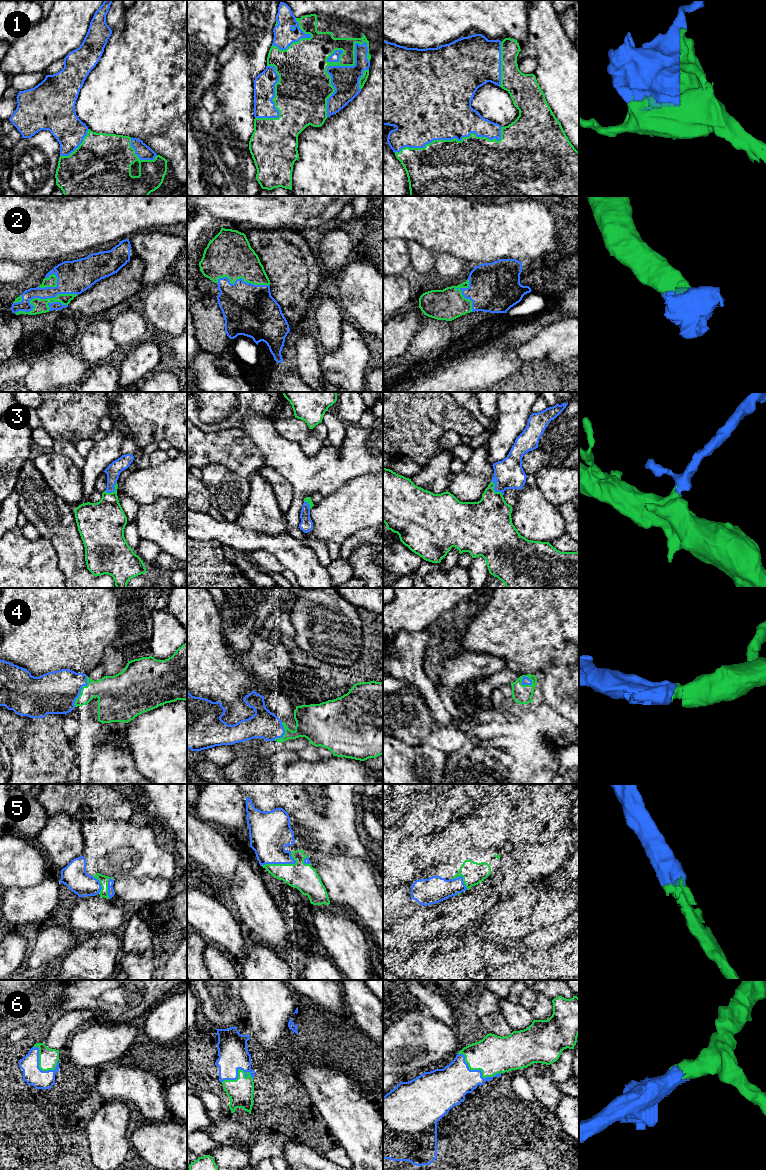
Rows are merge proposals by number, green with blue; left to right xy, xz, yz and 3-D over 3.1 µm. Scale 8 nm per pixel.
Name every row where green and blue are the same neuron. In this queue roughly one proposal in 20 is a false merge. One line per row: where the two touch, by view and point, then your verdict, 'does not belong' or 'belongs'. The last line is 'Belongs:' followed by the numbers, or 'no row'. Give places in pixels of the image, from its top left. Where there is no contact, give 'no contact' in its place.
1: meets green in xz at (331, 65); belongs
2: meets green in xy at (41, 299); belongs
3: meets green in yz at (494, 490); belongs
4: meets green in xy at (81, 691); belongs
5: meets green in xz at (278, 864); belongs
6: meets green in yz at (477, 1069); belongs
Belongs: 1, 2, 3, 4, 5, 6

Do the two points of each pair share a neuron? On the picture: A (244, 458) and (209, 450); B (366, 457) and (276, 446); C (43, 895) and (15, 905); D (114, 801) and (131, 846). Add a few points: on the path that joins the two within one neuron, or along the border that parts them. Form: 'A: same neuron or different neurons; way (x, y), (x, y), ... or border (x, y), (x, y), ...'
A: same neuron; way (235, 451), (218, 450)
B: same neuron; way (344, 464), (298, 464)
C: same neuron; way (36, 902), (32, 905), (22, 905)
D: different neurons; border (98, 818), (116, 818), (129, 821)

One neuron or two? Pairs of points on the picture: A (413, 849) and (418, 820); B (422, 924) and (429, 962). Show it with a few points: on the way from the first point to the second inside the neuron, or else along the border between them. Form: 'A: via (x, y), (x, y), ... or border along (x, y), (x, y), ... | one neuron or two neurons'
A: border along (398, 826), (418, 836), (424, 836), (437, 829) | two neurons
B: border along (448, 935), (433, 936), (416, 944) | two neurons

